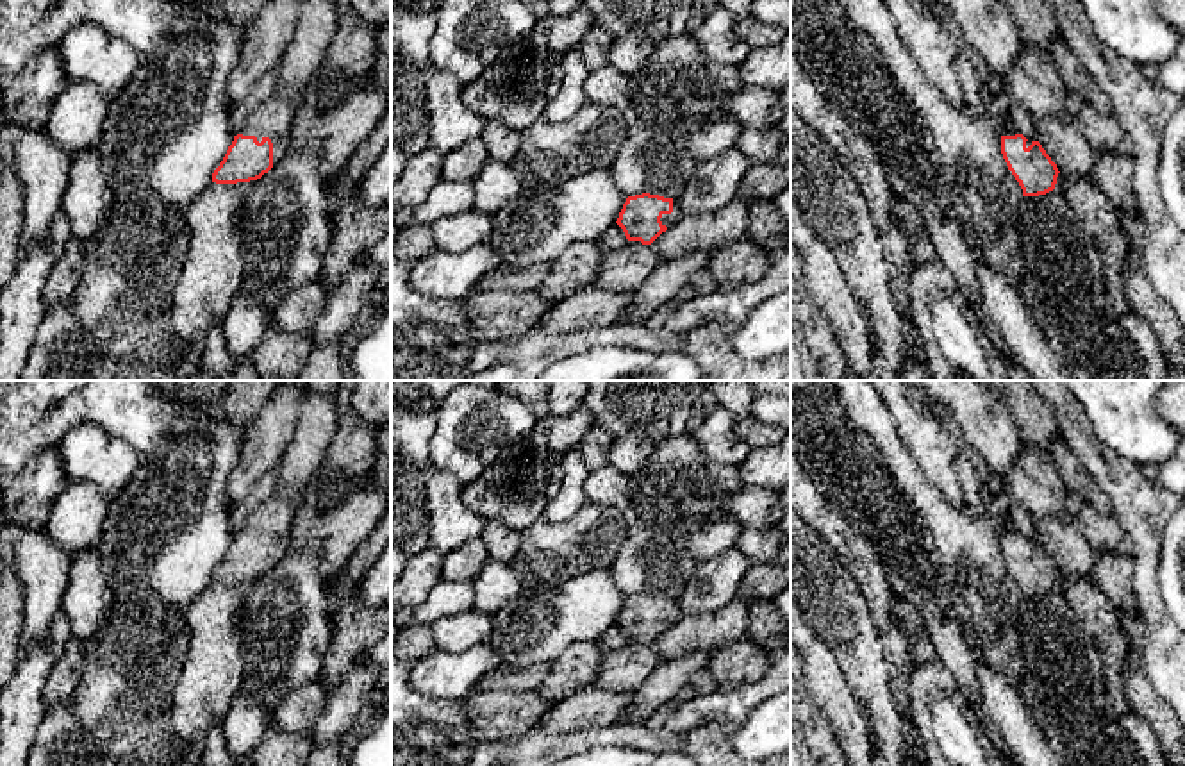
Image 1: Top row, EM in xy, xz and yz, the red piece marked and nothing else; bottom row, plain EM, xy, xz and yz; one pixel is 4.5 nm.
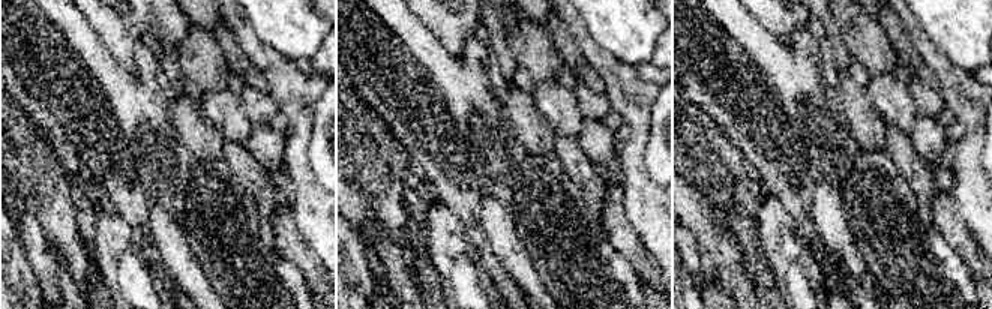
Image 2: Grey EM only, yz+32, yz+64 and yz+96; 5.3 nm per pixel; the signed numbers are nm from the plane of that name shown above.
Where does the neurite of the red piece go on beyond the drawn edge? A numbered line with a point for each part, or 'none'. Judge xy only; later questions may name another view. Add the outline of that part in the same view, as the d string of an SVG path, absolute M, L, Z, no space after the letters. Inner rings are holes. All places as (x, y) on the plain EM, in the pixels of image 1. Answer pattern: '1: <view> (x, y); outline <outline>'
1: xy (272, 518); outline M269 496L246 520L243 536L255 536L261 543L269 537L273 543L273 564L289 552L289 530L296 516L296 504L282 496Z

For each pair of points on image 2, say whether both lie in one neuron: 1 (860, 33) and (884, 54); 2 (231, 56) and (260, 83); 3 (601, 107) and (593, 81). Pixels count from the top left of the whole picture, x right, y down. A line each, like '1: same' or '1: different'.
1: same
2: same
3: different

